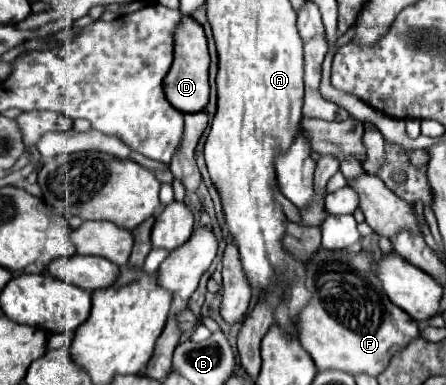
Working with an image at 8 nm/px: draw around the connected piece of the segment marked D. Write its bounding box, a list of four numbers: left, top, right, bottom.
[163,16,209,114]

